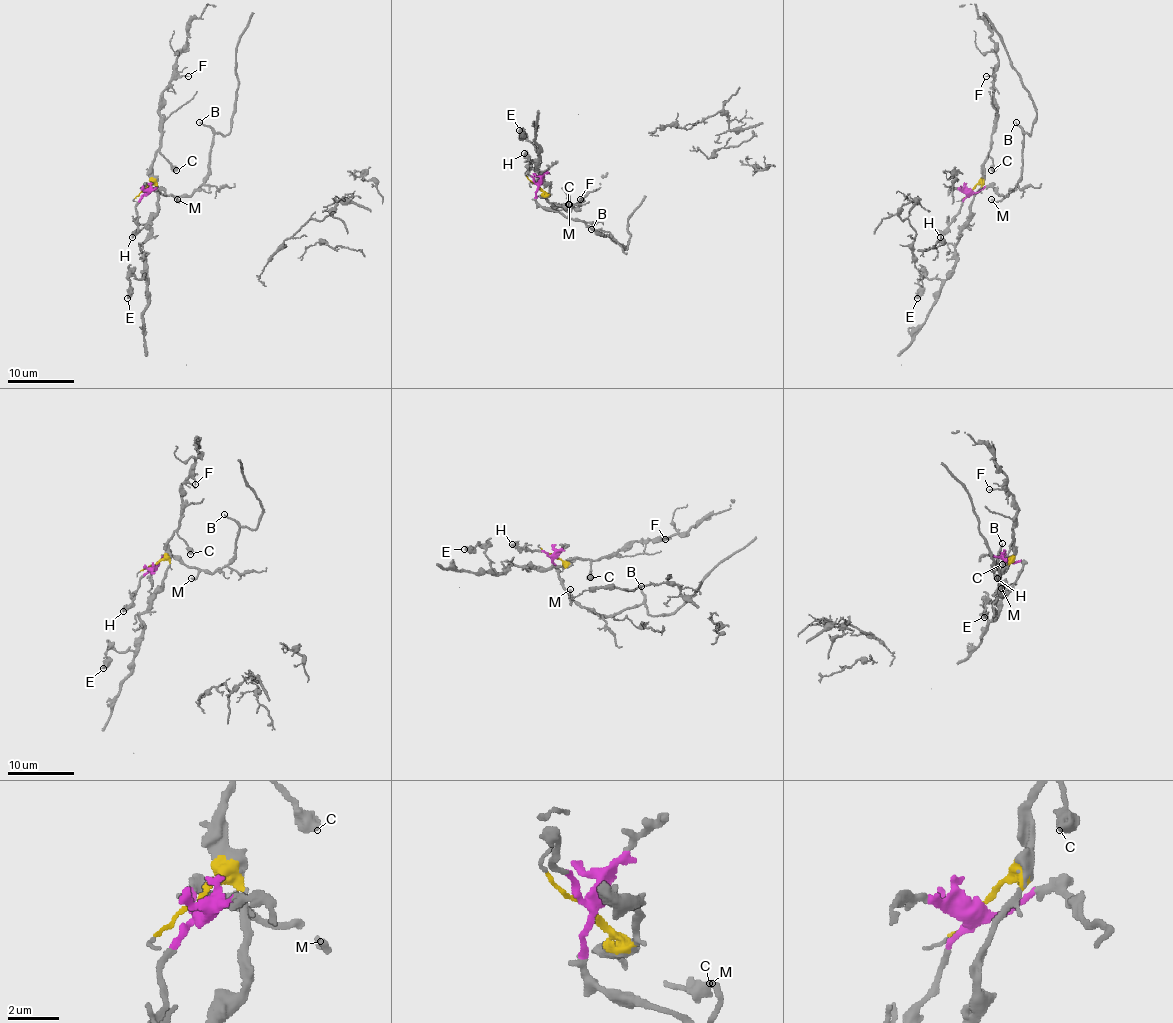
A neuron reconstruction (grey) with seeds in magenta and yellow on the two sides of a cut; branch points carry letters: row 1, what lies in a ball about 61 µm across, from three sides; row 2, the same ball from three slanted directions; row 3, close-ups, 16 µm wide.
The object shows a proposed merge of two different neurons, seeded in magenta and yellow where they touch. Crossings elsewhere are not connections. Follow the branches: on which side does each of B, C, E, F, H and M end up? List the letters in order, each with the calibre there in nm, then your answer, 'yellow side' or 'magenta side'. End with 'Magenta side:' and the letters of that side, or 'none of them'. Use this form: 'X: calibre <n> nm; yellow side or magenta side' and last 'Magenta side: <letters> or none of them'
B: calibre 160 nm; magenta side
C: calibre 500 nm; yellow side
E: calibre 440 nm; yellow side
F: calibre 120 nm; yellow side
H: calibre 500 nm; magenta side
M: calibre 240 nm; magenta side
Magenta side: B, H, M

